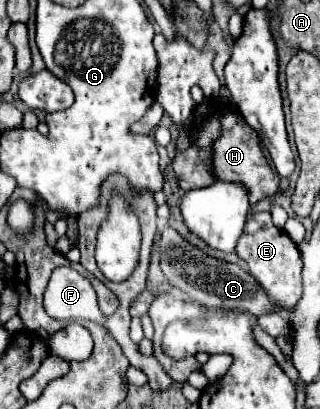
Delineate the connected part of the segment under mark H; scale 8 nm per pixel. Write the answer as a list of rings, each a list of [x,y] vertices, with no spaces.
[[[225,106],[221,108],[221,136],[217,144],[213,144],[213,170],[215,170],[217,180],[221,182],[247,184],[251,206],[263,198],[271,198],[279,190],[279,184],[281,184],[279,174],[271,168],[271,164],[267,162],[267,158],[263,156],[259,148],[257,132],[243,118],[239,118],[233,110]]]

